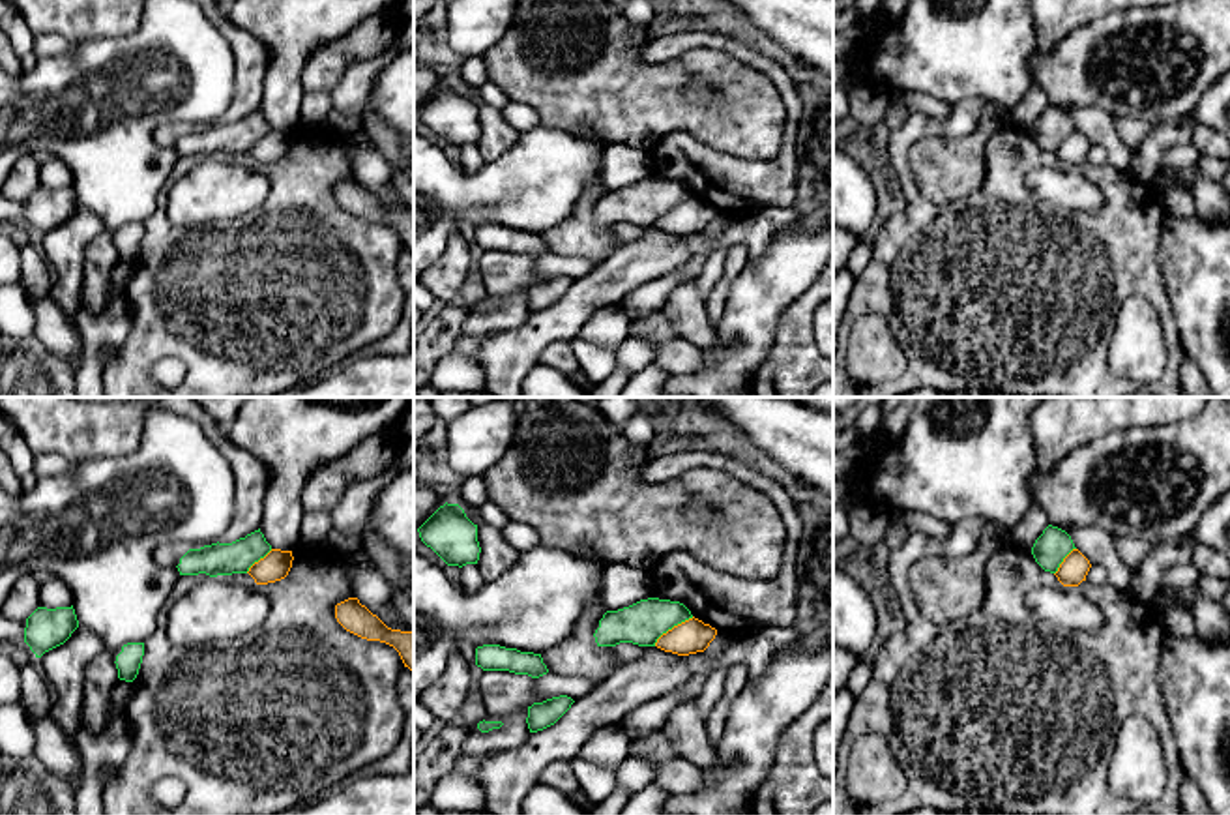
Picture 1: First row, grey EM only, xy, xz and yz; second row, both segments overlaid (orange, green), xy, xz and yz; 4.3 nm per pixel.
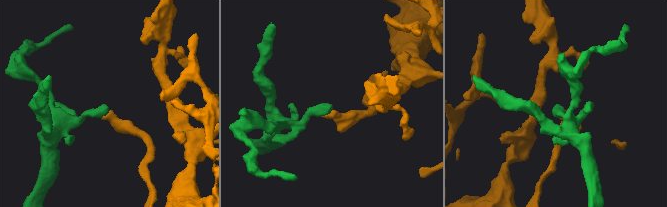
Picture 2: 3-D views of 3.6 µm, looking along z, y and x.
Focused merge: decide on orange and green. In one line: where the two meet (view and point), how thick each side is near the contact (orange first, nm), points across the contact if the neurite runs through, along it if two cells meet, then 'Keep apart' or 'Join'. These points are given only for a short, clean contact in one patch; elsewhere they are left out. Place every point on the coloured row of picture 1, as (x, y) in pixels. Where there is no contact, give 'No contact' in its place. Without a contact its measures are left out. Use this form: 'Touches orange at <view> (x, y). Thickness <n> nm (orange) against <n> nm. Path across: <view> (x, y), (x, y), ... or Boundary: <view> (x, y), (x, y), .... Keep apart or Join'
Touches orange at xz (674, 626). Thickness 150 nm (orange) against 190 nm. Boundary: xz (693, 617), (669, 628), (654, 645). Keep apart

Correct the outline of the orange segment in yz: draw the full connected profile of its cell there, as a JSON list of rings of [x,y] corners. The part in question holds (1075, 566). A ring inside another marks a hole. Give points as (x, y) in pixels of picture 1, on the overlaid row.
[[[1073,549],[1054,575],[1063,586],[1078,586],[1086,581],[1090,568],[1090,560],[1078,549]]]

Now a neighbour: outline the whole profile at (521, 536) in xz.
[[[509,521],[502,534],[520,553],[541,545],[537,532],[524,523]]]

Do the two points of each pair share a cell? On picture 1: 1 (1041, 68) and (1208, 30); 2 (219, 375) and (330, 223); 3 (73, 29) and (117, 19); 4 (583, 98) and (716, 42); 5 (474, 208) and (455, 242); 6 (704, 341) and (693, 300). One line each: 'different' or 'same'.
1: same
2: same
3: same
4: different
5: different
6: same

